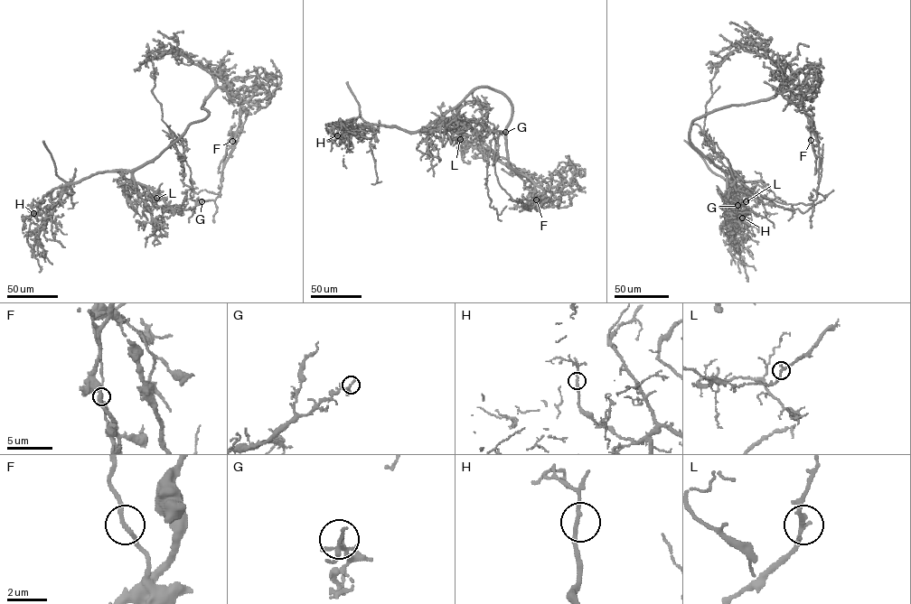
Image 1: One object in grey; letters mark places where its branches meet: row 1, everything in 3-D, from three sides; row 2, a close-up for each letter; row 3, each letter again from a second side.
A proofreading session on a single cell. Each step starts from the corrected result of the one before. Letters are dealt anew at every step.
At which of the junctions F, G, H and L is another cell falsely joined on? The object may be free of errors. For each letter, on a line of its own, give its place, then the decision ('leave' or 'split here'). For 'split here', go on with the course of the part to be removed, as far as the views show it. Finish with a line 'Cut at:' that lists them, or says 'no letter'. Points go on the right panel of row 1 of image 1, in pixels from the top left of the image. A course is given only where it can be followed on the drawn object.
F: place (811, 140); split here; course (811, 140), (820, 158), (812, 204), (780, 202), (737, 181), (723, 154), (704, 134), (710, 80), (719, 66)
G: place (737, 205); leave
H: place (742, 218); leave
L: place (746, 201); leave
Cut at: F

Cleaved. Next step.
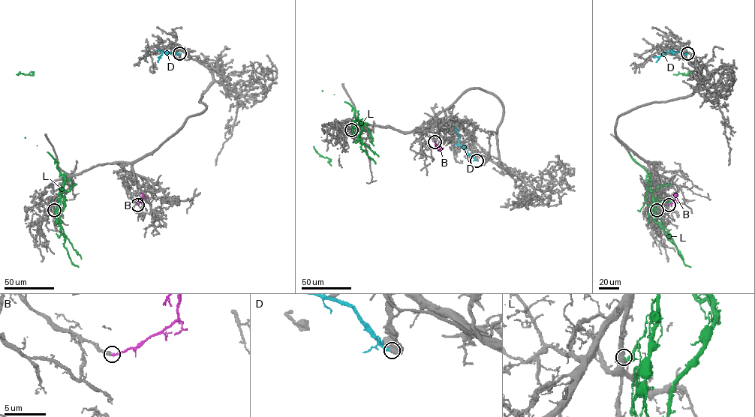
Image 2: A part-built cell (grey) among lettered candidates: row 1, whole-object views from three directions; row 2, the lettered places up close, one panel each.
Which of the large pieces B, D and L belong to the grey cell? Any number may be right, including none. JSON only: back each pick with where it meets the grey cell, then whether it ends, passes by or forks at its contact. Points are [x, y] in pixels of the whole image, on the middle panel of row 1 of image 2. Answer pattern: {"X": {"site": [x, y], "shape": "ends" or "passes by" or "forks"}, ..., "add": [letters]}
{"B": {"site": [434, 142], "shape": "ends"}, "add": ["B"]}

